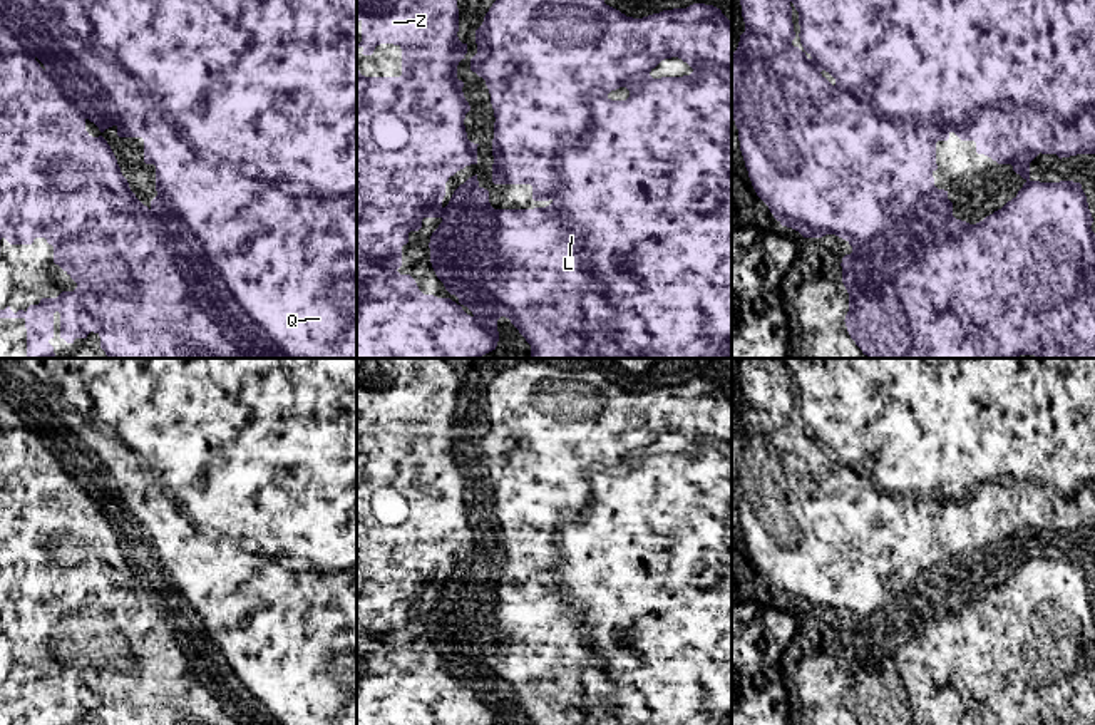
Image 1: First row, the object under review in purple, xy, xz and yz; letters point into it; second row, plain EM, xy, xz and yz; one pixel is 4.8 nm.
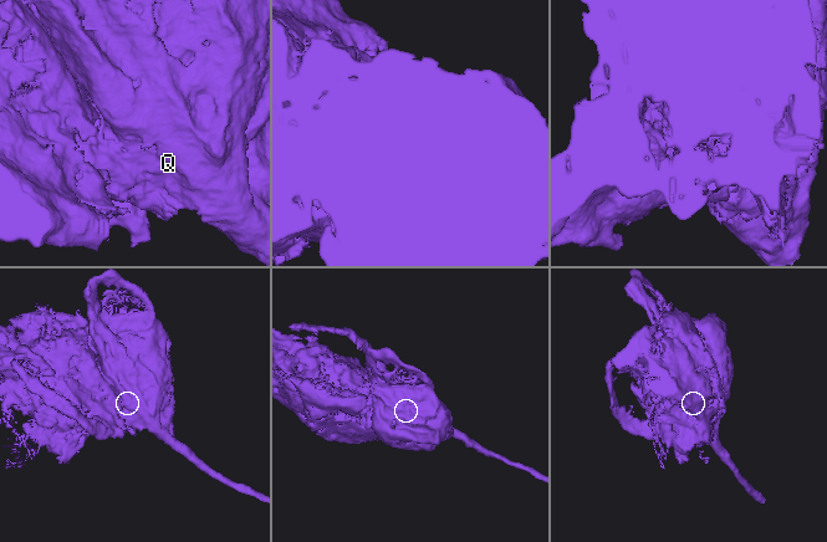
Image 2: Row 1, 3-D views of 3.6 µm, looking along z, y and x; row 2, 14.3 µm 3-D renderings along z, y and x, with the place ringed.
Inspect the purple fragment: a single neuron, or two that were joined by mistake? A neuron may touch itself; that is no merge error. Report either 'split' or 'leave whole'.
split

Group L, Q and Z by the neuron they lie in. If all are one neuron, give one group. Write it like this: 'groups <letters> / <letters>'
groups L Q / Z

